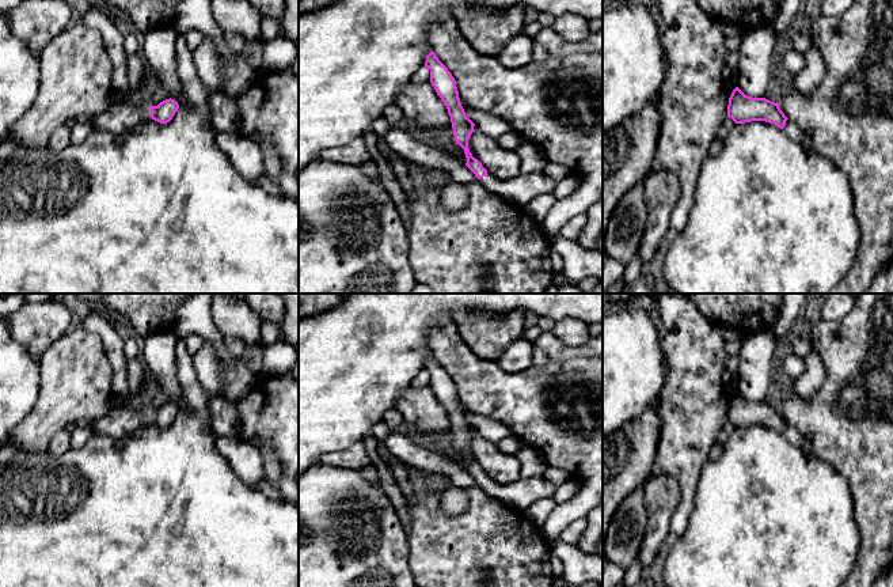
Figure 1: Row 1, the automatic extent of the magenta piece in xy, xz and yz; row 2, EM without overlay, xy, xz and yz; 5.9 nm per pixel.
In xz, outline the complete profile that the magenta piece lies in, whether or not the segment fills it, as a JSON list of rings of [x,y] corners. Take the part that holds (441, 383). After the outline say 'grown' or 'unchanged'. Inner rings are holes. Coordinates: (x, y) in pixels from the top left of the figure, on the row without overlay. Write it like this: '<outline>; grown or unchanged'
[[[433,355],[426,360],[425,371],[430,374],[430,387],[448,413],[456,448],[464,454],[467,462],[466,470],[490,497],[518,511],[539,500],[554,499],[556,486],[543,477],[520,478],[506,485],[490,480],[470,457],[468,444],[475,428],[467,421],[460,408],[455,382]]]; grown

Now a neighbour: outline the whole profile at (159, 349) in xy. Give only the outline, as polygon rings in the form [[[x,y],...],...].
[[[160,332],[147,336],[141,341],[141,359],[148,372],[156,380],[168,397],[170,402],[176,405],[179,412],[186,409],[185,393],[178,380],[176,366],[176,337],[172,332]]]

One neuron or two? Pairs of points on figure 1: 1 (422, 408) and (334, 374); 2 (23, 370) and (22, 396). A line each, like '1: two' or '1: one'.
1: two
2: one

